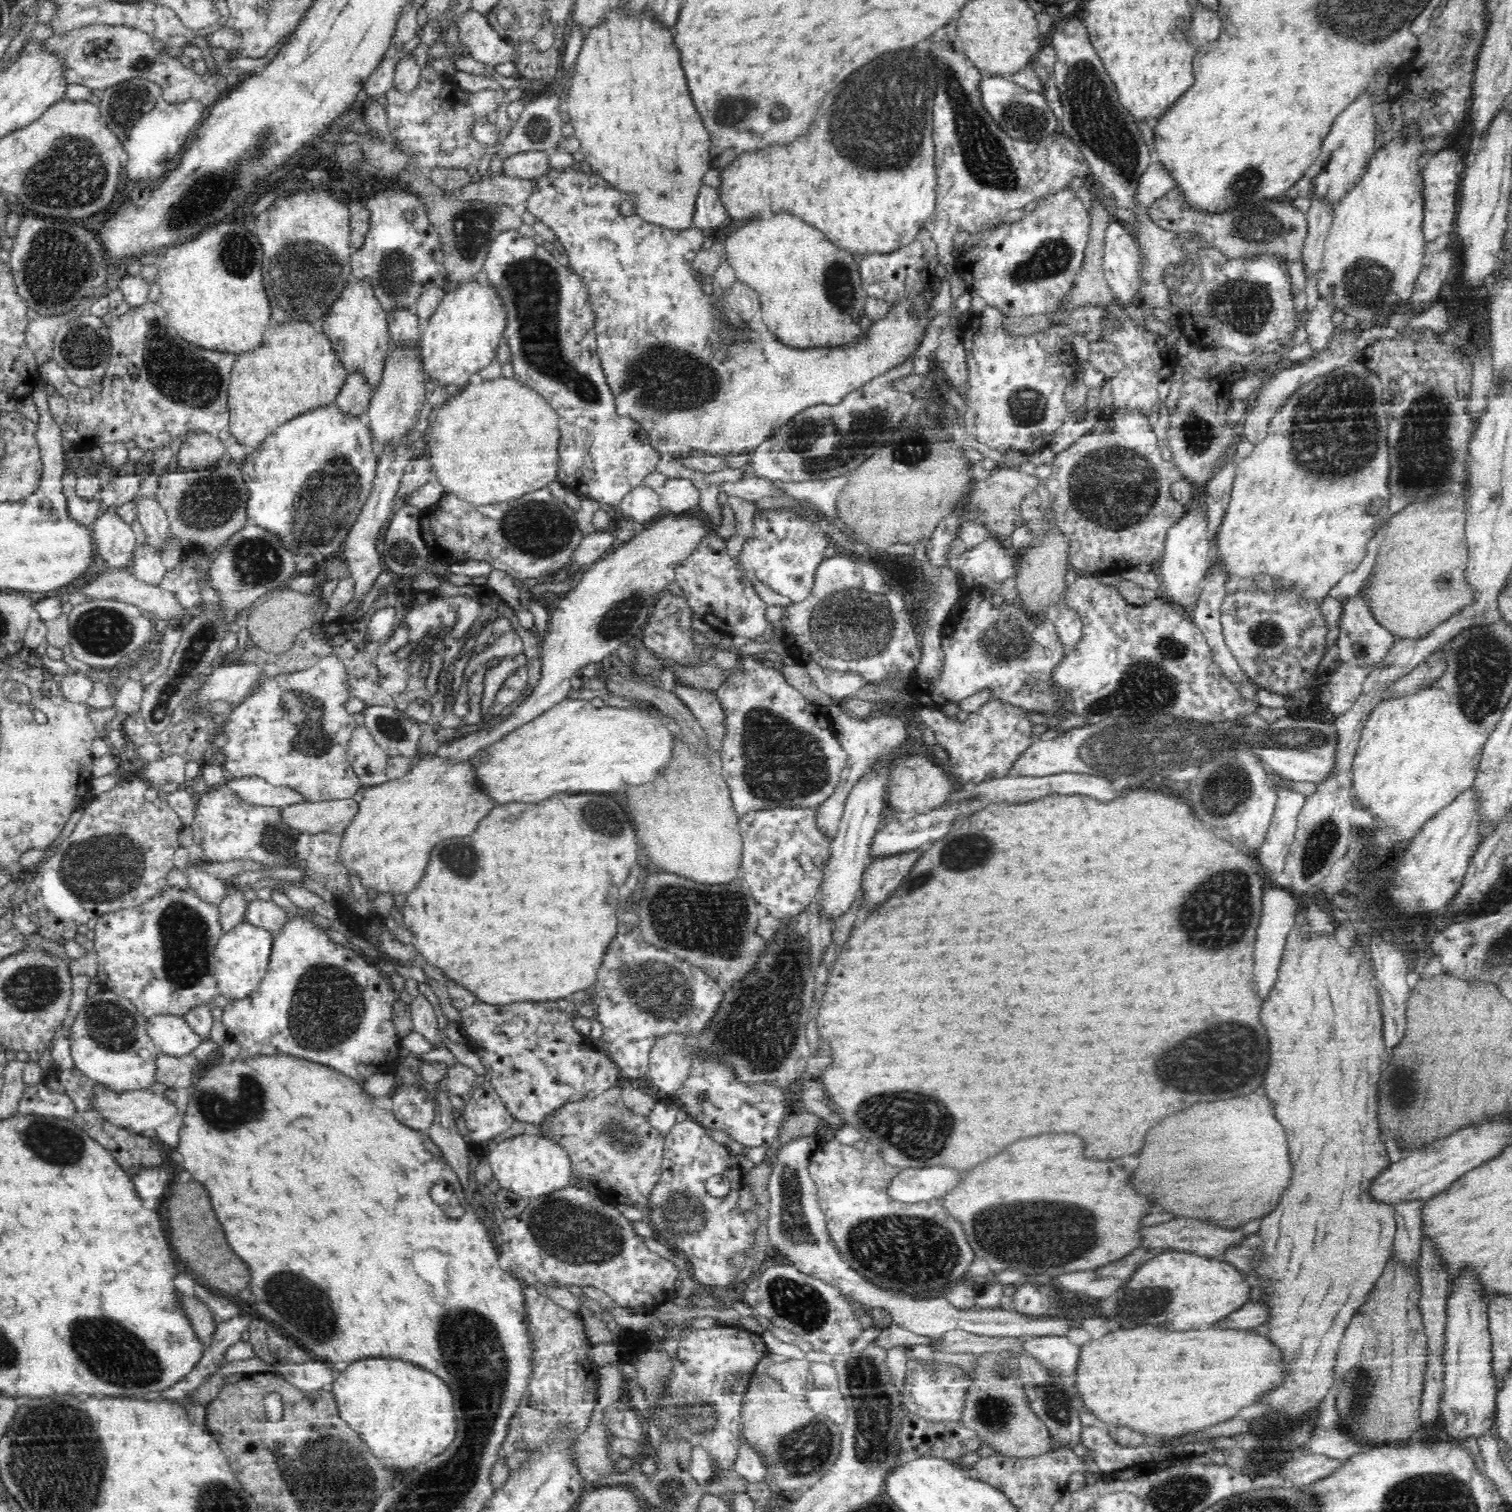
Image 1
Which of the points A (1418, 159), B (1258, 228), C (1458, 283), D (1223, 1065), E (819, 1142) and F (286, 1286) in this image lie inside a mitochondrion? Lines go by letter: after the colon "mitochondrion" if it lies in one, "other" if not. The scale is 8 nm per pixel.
A: other
B: mitochondrion
C: other
D: mitochondrion
E: other
F: mitochondrion

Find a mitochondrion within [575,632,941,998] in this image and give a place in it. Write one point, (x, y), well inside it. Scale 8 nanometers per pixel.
(783, 762)

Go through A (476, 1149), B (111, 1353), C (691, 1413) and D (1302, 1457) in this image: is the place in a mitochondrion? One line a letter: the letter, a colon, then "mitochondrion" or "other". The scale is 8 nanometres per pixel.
A: other
B: mitochondrion
C: mitochondrion
D: other

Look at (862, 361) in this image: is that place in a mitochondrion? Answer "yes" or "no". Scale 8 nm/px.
no

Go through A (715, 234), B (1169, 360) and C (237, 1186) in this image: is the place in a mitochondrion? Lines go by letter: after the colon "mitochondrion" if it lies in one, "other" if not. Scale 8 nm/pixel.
A: other
B: other
C: other

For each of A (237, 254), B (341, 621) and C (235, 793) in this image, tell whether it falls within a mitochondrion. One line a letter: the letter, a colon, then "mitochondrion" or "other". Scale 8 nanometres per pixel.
A: mitochondrion
B: other
C: other

